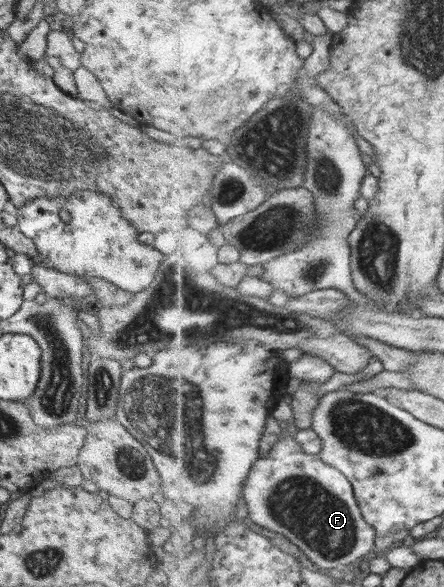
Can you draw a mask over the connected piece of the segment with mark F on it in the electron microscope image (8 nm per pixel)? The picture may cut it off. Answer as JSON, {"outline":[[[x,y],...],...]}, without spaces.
{"outline":[[[287,426],[268,454],[255,461],[242,494],[248,519],[263,529],[283,535],[320,571],[353,566],[355,561],[372,555],[377,531],[363,519],[351,481],[318,454],[303,452],[294,431]]]}

